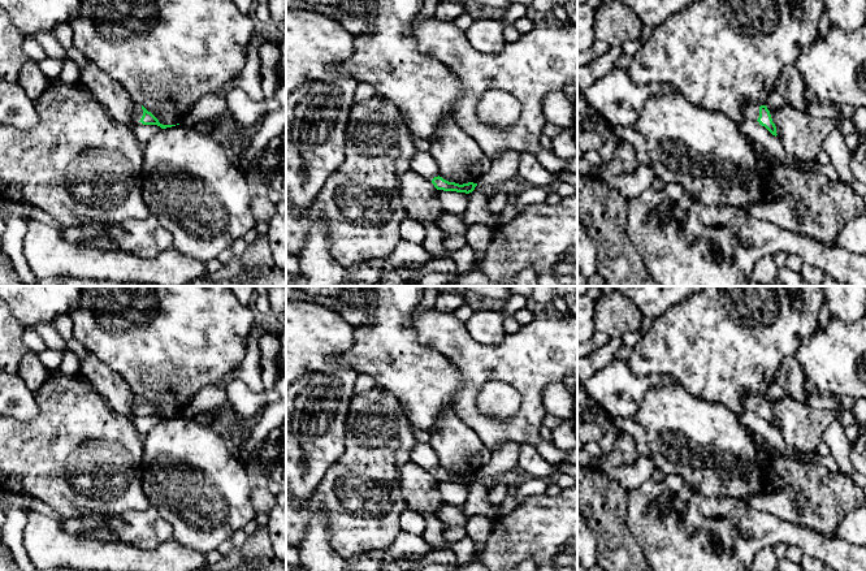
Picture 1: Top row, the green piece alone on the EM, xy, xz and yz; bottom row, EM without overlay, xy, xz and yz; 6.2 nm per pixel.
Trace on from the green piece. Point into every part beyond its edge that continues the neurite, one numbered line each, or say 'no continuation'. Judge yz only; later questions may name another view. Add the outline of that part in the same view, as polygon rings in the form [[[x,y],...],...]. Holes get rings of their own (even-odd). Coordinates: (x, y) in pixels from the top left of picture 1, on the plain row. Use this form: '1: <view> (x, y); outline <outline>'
1: yz (750, 402); outline [[[746,395],[744,398],[744,407],[746,411],[757,412],[759,408],[759,398],[755,395]]]

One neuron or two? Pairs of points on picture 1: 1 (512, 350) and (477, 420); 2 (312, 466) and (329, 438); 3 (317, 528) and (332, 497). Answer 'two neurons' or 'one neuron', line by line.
1: one neuron
2: one neuron
3: two neurons

